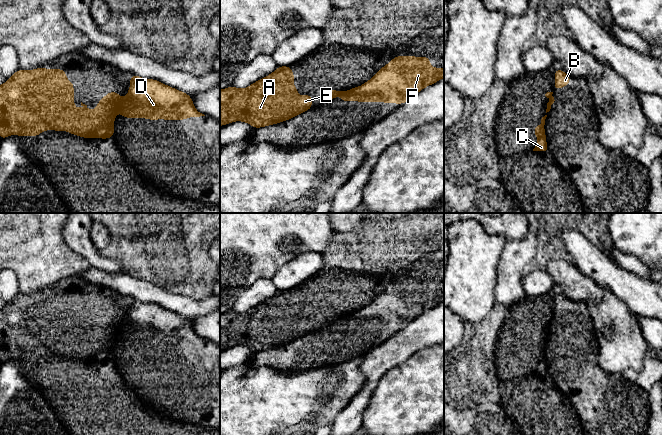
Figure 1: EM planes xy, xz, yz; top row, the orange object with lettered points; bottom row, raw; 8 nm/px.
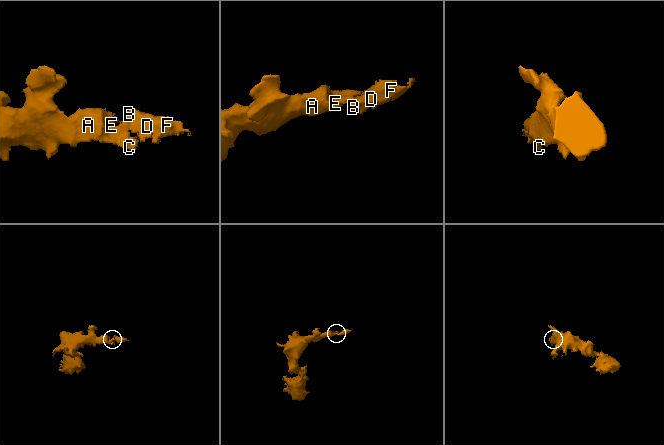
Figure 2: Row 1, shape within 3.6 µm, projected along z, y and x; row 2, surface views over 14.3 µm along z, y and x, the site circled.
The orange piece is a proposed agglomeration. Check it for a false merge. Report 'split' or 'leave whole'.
split

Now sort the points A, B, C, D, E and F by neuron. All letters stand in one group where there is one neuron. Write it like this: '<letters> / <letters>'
A C E / B D F

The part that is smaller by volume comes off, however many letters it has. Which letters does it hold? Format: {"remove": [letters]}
{"remove": ["B", "D", "F"]}

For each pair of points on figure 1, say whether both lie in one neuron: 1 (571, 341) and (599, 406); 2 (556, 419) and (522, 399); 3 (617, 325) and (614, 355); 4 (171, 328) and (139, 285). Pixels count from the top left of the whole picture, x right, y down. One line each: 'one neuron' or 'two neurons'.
1: one neuron
2: one neuron
3: one neuron
4: two neurons

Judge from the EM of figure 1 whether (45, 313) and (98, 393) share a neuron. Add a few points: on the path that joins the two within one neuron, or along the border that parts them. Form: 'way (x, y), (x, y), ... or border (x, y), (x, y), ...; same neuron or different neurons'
way (58, 333), (64, 339), (68, 359), (78, 373); same neuron

